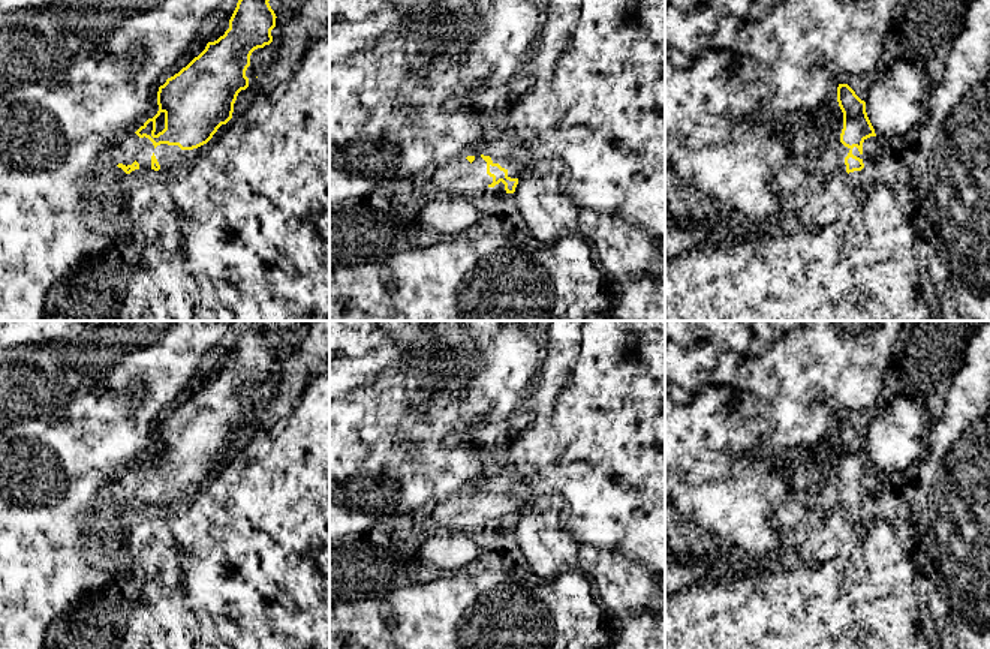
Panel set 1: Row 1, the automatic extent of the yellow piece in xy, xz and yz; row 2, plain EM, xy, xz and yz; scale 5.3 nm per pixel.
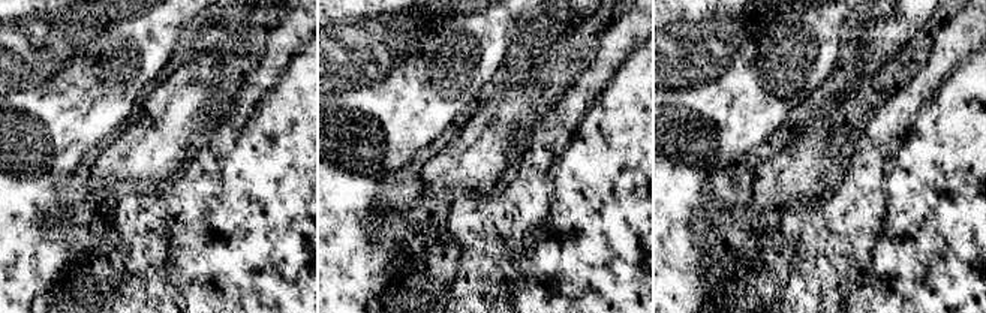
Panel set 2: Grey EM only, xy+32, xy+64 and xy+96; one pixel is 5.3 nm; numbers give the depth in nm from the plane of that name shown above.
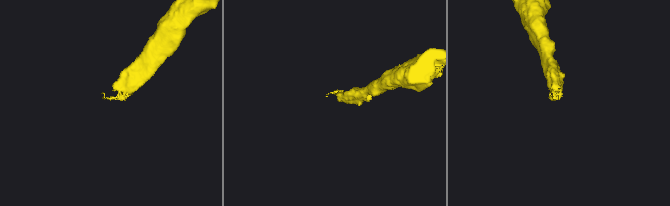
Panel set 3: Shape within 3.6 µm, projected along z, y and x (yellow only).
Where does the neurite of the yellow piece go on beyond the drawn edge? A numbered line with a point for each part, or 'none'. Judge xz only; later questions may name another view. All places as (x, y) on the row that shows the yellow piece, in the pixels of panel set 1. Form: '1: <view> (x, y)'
1: xz (460, 179)

